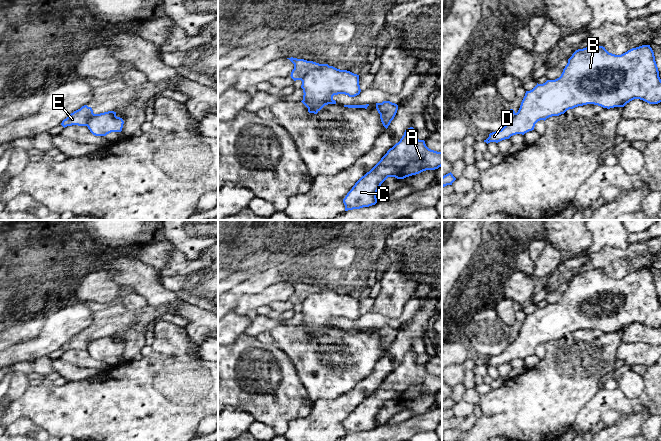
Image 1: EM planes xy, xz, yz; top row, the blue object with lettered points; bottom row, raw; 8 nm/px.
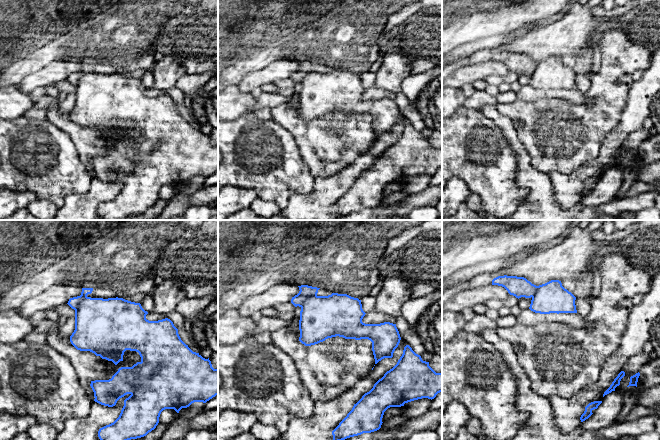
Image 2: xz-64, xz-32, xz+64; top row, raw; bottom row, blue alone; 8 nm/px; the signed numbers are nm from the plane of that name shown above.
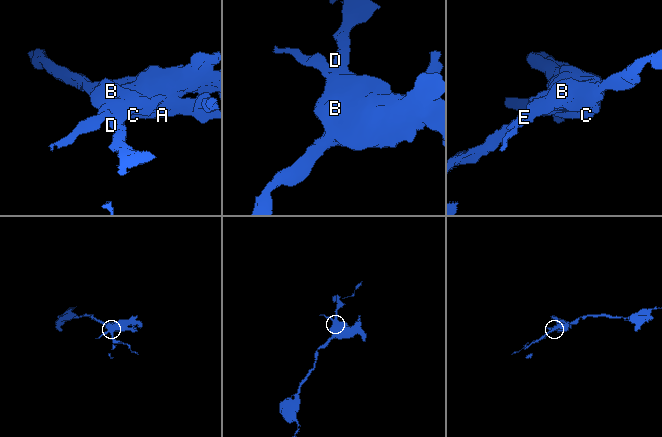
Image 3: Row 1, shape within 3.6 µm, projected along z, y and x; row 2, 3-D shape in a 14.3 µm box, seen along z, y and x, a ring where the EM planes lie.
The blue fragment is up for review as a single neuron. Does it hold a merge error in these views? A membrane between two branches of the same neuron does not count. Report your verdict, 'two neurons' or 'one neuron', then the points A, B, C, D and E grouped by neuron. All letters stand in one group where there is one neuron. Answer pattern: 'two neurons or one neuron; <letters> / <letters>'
two neurons; A B C D / E

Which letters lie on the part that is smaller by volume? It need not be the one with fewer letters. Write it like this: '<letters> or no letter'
E

